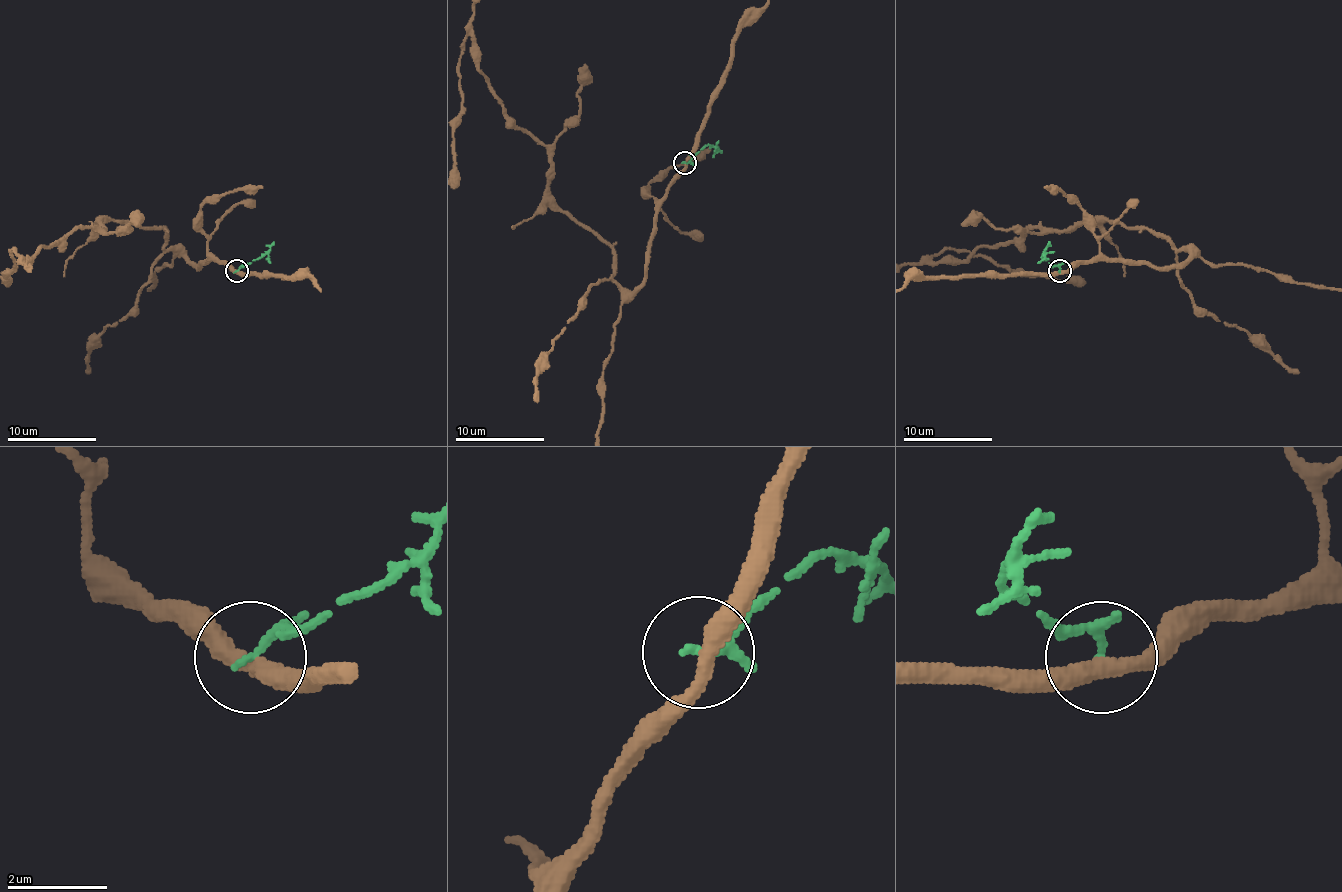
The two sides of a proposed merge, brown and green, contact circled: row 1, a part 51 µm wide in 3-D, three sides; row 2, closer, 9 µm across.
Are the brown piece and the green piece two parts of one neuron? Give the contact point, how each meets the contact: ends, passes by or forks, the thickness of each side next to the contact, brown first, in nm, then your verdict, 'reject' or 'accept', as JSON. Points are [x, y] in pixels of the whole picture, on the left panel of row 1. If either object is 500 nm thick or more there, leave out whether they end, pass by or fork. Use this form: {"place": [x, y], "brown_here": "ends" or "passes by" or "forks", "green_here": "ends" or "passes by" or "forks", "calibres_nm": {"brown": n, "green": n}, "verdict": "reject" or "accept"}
{"place": [237, 270], "brown_here": "passes by", "green_here": "passes by", "calibres_nm": {"brown": 340, "green": 130}, "verdict": "reject"}

